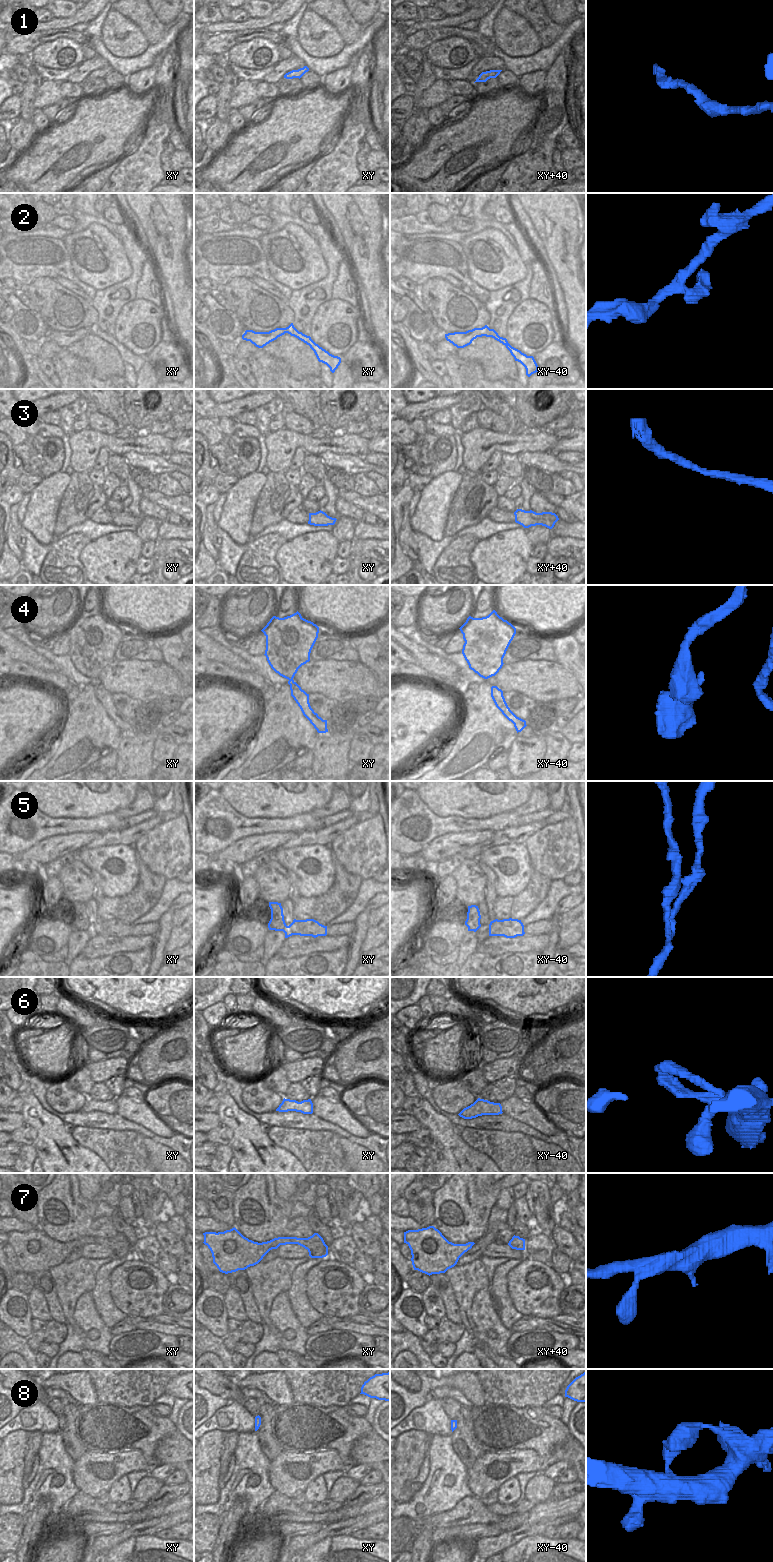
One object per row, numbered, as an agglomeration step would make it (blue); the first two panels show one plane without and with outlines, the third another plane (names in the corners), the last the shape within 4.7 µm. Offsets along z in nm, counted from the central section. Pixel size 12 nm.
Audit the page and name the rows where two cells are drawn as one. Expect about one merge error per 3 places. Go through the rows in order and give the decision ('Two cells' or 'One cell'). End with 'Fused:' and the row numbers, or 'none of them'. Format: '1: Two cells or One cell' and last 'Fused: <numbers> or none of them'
1: One cell
2: One cell
3: One cell
4: Two cells
5: Two cells
6: One cell
7: One cell
8: One cell
Fused: 4, 5

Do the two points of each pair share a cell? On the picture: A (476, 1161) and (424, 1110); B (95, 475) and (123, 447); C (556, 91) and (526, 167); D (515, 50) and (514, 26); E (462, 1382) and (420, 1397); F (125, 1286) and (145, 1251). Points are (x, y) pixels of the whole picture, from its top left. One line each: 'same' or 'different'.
A: same
B: different
C: same
D: same
E: same
F: different

